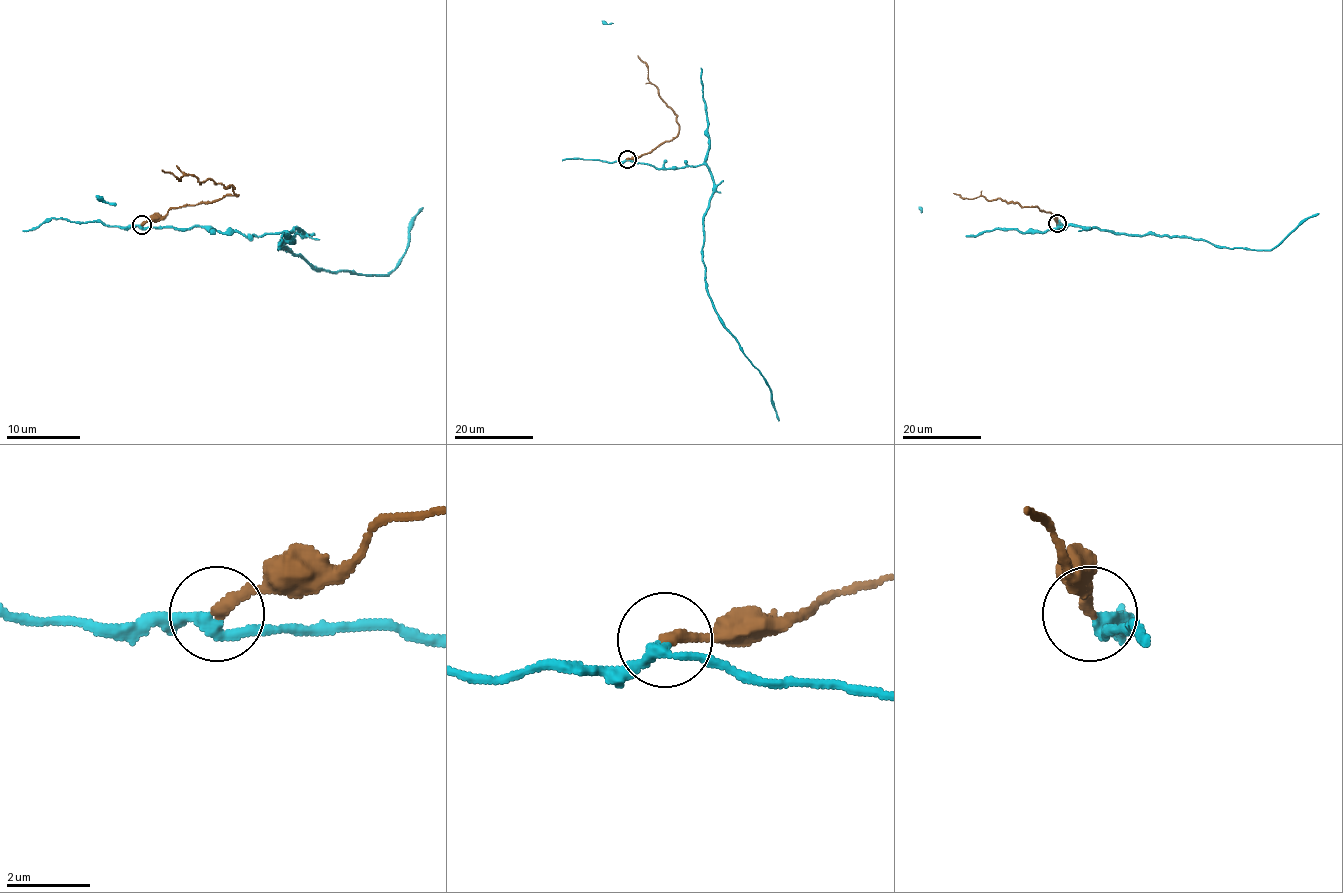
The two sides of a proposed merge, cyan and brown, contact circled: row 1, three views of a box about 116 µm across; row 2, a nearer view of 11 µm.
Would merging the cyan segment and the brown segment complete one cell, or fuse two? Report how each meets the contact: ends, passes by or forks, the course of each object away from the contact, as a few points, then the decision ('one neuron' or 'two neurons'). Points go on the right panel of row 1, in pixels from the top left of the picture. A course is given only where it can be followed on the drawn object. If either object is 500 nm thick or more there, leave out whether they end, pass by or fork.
cyan passes by | brown ends | cyan via (1057, 223), (1066, 224), (1064, 229), (1075, 225), (1117, 234), (1184, 236), (1218, 246), (1272, 250), (1318, 213) | brown via (1057, 223), (1053, 214), (1036, 207), (953, 193) | two neurons

